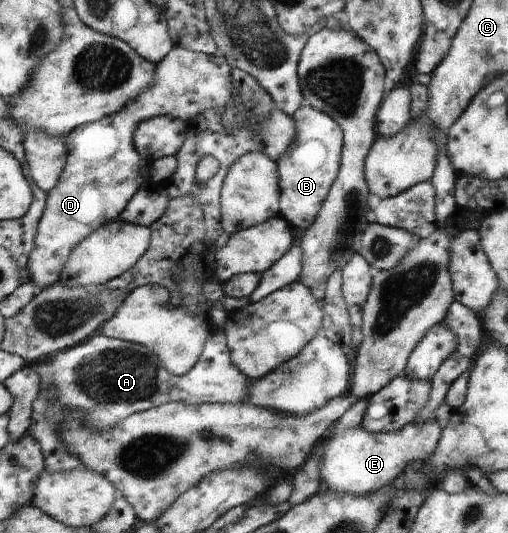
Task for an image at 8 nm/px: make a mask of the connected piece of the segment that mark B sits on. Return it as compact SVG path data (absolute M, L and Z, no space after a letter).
M302 105L292 117L297 127L296 140L277 163L281 187L279 215L294 227L306 231L317 220L330 189L336 183L344 151L344 131L328 114L311 106Z

